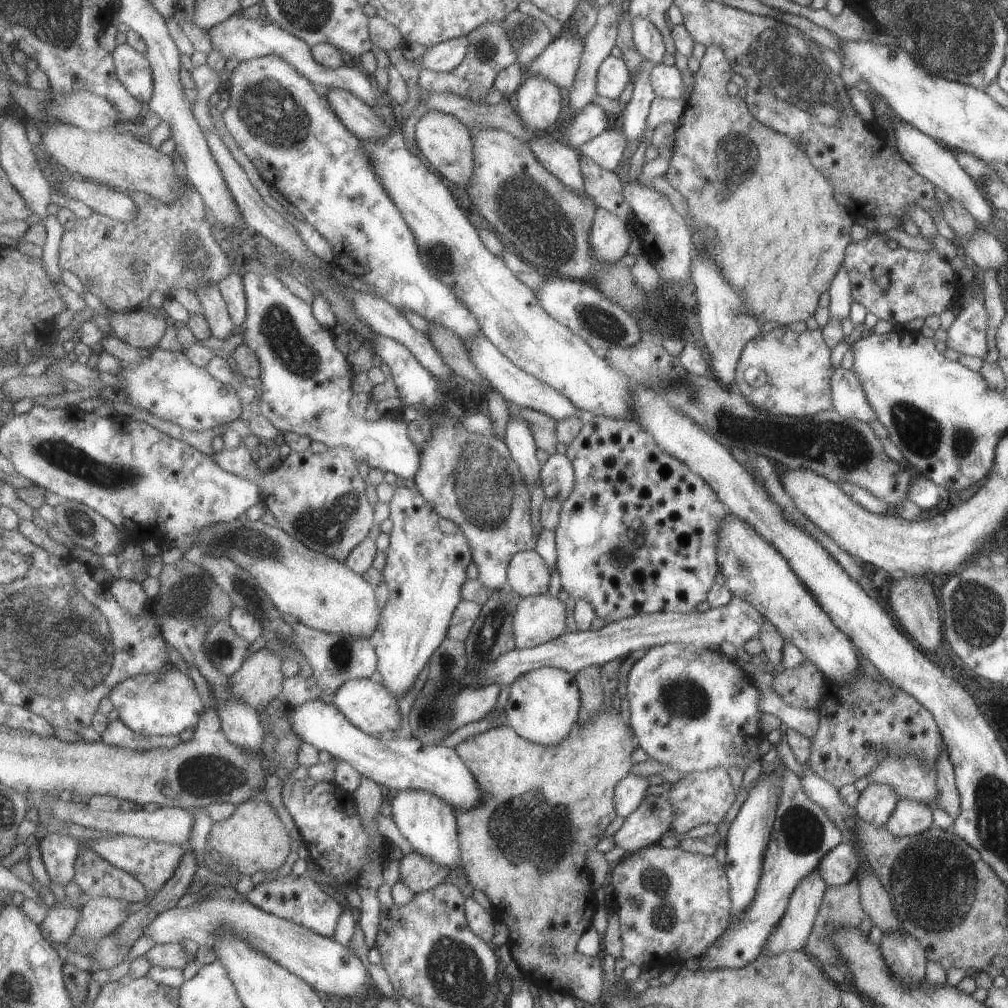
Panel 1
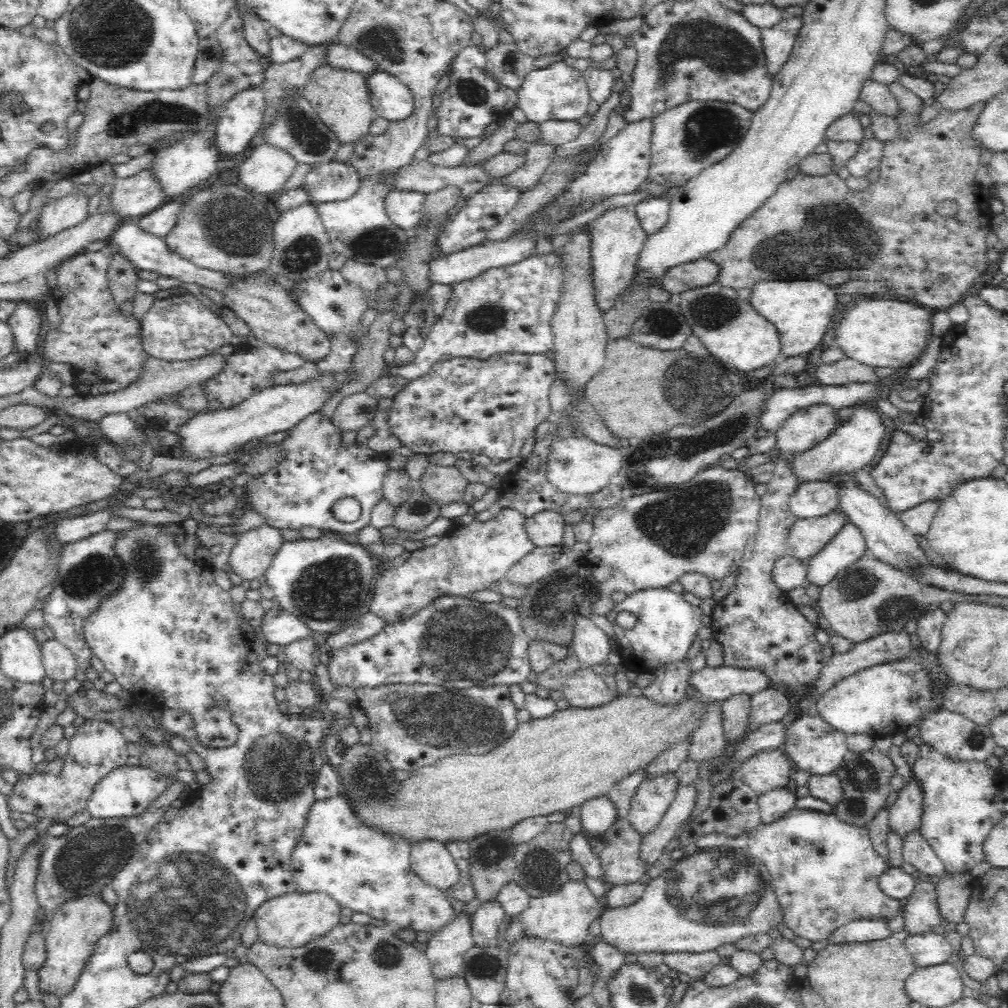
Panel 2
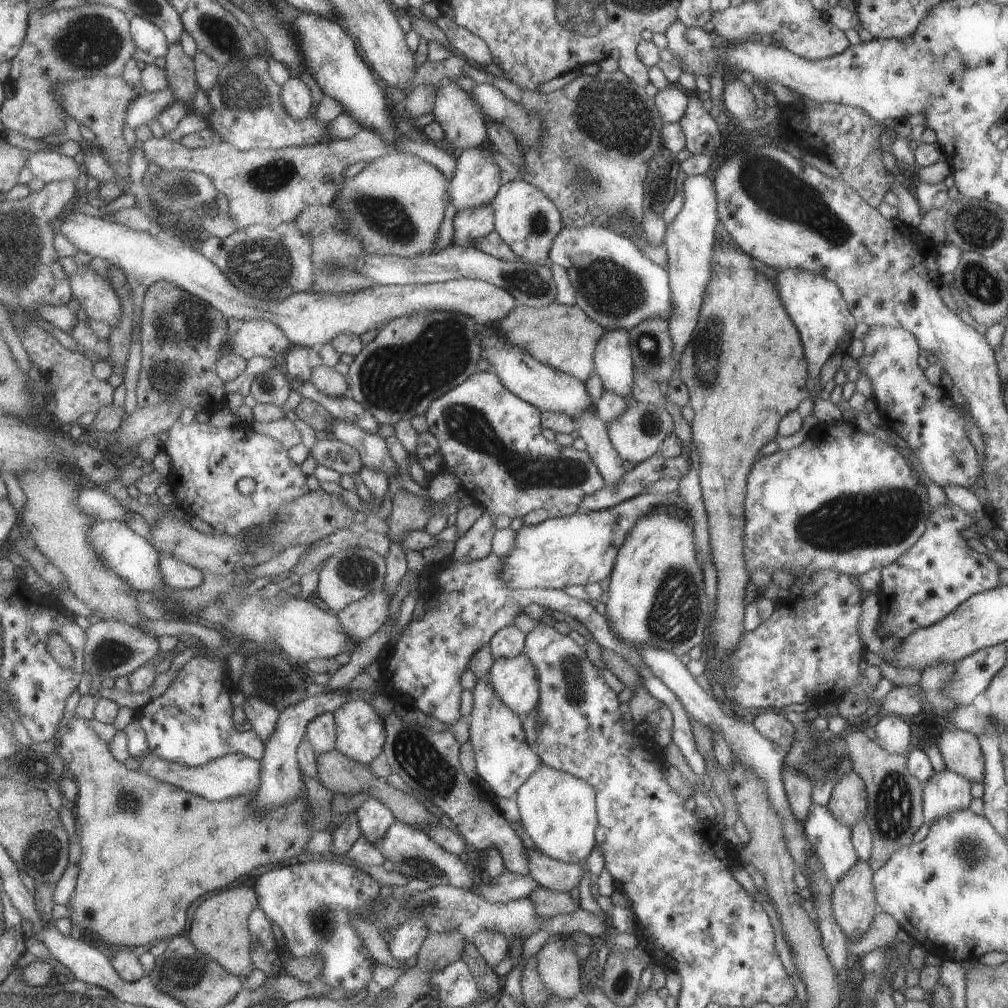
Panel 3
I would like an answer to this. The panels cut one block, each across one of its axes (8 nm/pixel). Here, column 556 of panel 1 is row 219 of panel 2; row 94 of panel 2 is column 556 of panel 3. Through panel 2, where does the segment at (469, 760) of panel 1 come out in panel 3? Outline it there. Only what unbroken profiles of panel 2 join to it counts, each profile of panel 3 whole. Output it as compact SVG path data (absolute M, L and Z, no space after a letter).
M539 885L529 898L533 901L535 910L542 919L550 919L562 914L568 915L581 908L581 899L575 902L569 893L558 893L543 885Z

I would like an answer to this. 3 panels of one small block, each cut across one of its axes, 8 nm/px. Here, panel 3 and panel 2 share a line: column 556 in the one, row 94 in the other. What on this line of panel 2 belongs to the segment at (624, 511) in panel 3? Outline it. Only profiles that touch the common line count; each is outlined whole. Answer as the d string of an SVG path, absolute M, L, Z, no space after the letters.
M555 61L544 68L534 68L526 74L522 86L517 90L517 106L530 122L580 120L586 116L591 96L585 78L581 72L569 66L565 61Z

